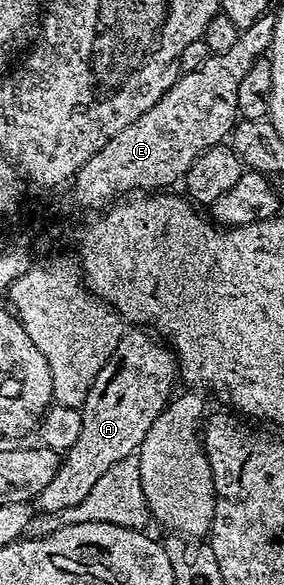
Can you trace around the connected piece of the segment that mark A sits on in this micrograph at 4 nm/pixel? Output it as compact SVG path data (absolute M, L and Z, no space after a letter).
M125 330L118 341L118 349L114 349L98 377L94 377L79 408L82 429L78 441L63 452L54 481L50 481L50 485L36 496L35 506L40 506L48 515L56 515L59 511L71 512L73 507L86 501L86 493L98 485L98 477L102 477L106 469L139 452L146 433L150 433L150 425L158 421L173 398L172 386L175 383L178 383L175 354L147 330Z

